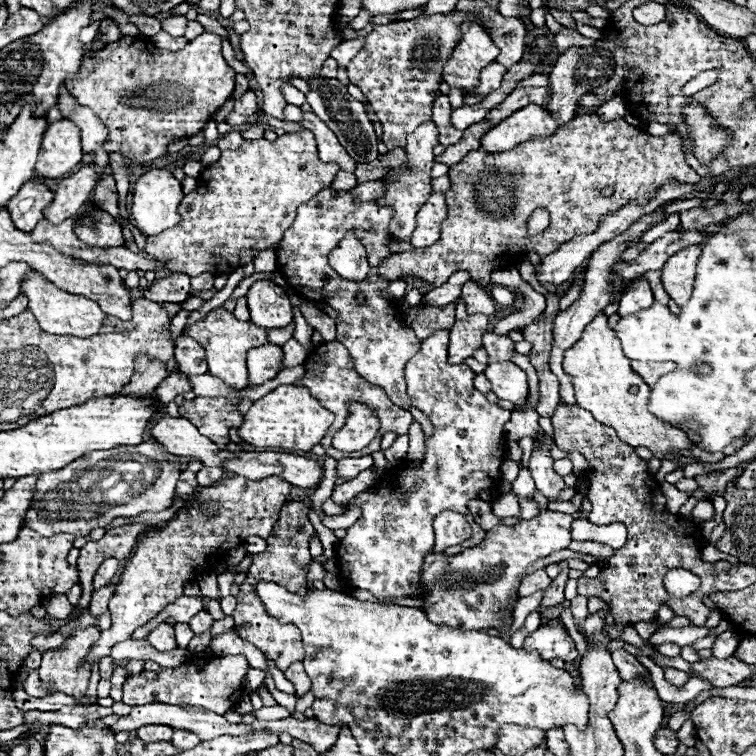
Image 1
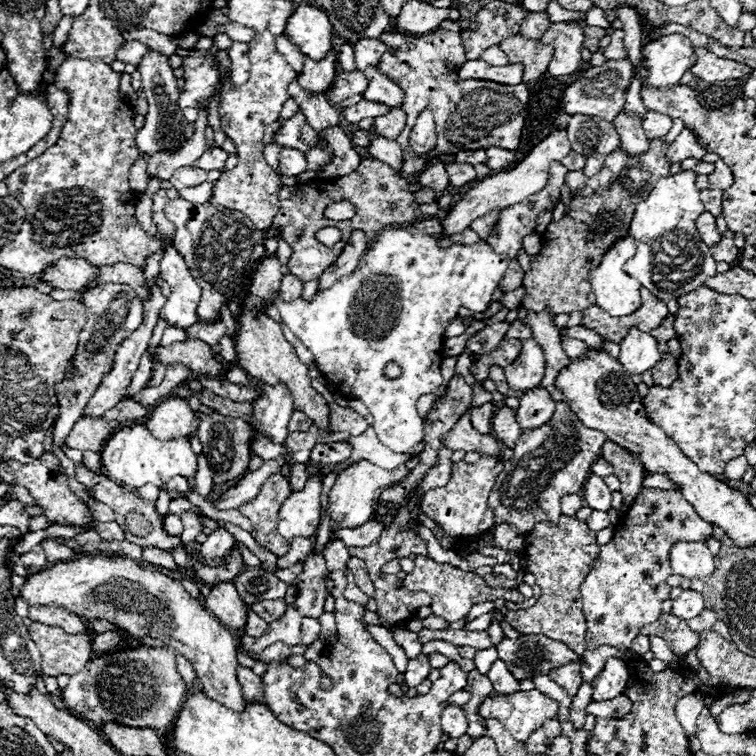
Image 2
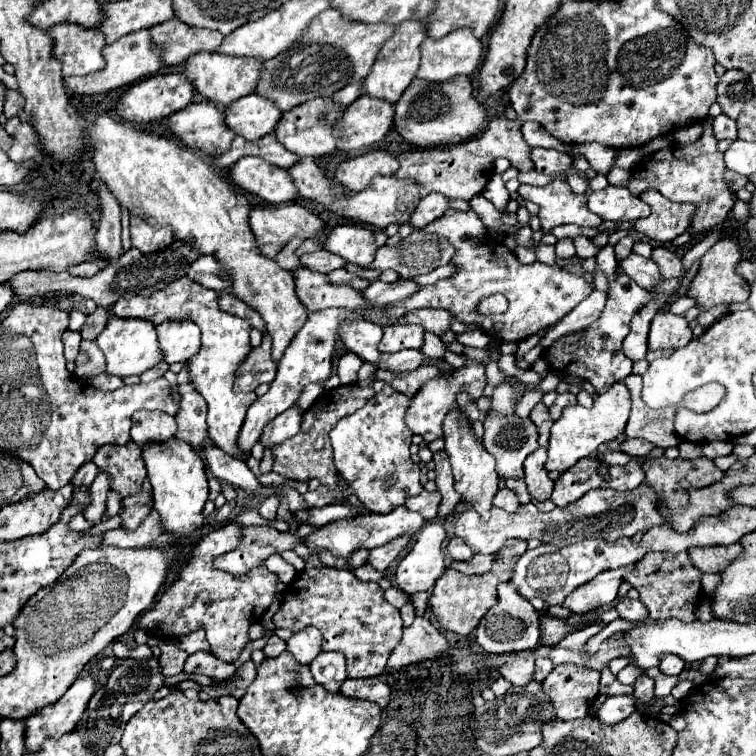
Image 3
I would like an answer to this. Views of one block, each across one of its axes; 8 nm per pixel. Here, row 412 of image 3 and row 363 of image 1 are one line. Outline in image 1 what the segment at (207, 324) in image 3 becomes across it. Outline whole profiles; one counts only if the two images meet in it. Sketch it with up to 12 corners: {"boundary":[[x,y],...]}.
{"boundary":[[224,308],[192,324],[208,372],[234,388],[248,384],[246,352],[268,332]]}

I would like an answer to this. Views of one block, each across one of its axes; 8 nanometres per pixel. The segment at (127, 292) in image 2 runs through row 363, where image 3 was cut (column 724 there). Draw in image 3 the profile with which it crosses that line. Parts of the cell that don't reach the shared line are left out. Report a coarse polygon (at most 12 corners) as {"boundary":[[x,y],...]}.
{"boundary":[[726,70],[716,86],[722,112],[734,120],[754,96],[748,74]]}

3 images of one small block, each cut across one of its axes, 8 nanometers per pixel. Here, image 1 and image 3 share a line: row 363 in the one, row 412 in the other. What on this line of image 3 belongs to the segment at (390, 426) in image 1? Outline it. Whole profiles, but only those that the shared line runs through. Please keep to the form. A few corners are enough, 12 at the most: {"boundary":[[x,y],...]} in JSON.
{"boundary":[[358,384],[324,392],[288,442],[274,446],[274,472],[318,478],[336,502],[330,430],[374,396]]}

